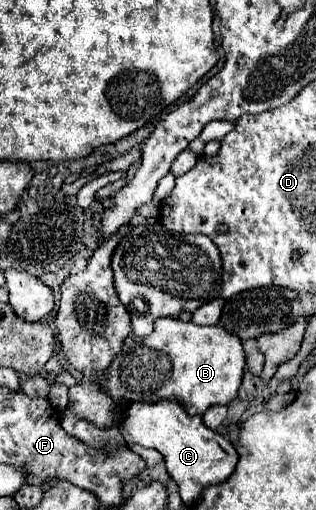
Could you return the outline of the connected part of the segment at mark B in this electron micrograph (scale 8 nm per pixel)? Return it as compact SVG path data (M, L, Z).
M157 319L155 329L145 339L131 335L121 353L113 359L109 369L103 377L103 387L117 403L131 403L131 401L159 401L159 399L173 399L182 404L191 416L202 416L211 405L225 405L229 403L241 385L245 369L245 351L241 341L227 333L221 327L201 327L195 323L185 323L181 319Z

